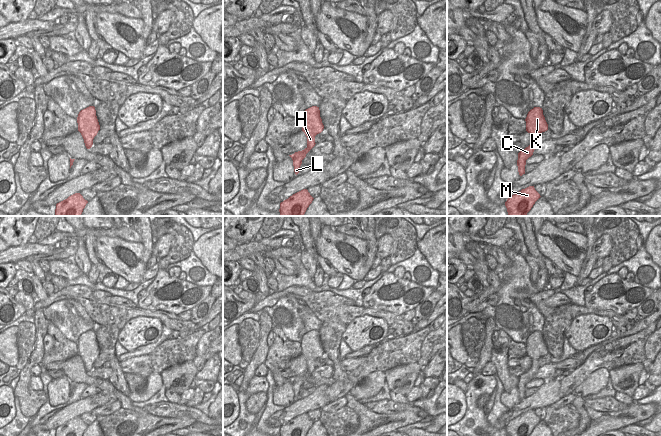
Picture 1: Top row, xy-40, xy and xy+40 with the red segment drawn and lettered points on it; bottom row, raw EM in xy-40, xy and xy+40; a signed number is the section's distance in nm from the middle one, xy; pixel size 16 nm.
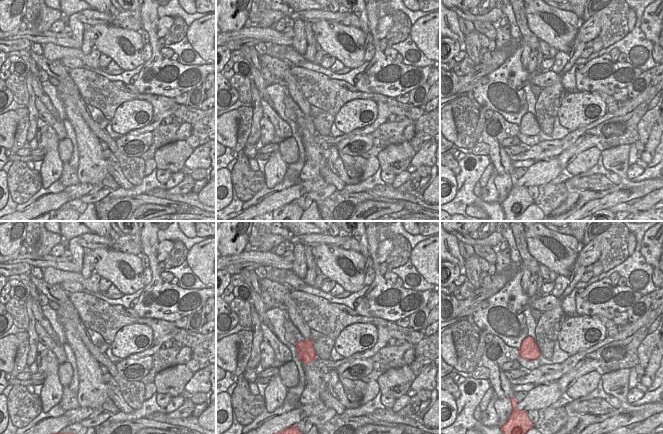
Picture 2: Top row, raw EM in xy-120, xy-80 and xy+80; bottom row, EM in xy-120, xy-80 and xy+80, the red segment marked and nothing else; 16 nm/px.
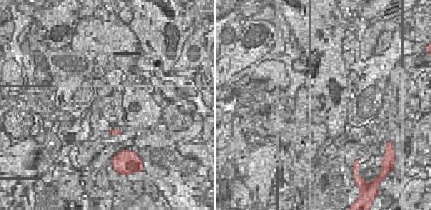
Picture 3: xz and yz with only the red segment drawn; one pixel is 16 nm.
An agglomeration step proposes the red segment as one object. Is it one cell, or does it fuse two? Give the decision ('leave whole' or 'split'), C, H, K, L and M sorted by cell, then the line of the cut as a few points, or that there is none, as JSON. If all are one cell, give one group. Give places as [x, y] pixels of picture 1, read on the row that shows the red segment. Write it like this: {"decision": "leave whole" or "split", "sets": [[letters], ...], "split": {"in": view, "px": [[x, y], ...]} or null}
{"decision": "leave whole", "sets": [["C", "H", "K", "L", "M"]], "split": null}

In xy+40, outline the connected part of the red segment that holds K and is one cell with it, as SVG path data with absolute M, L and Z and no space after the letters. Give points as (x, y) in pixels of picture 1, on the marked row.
M540 107L531 109L525 121L526 131L531 134L532 140L528 147L518 153L517 166L520 176L525 174L526 160L533 155L534 150L539 145L538 135L548 130L548 124L543 115L543 110Z

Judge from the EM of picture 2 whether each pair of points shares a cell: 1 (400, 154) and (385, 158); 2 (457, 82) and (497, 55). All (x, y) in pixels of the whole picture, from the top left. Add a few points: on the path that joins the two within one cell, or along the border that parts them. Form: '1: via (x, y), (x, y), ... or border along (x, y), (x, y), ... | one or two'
1: via (396, 158), (389, 158) | one
2: via (468, 78), (491, 66) | one

